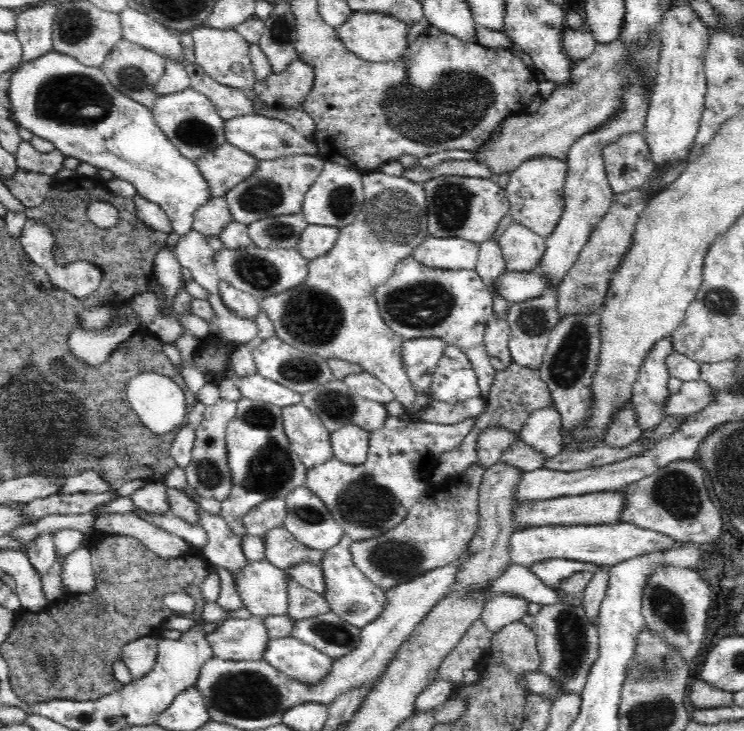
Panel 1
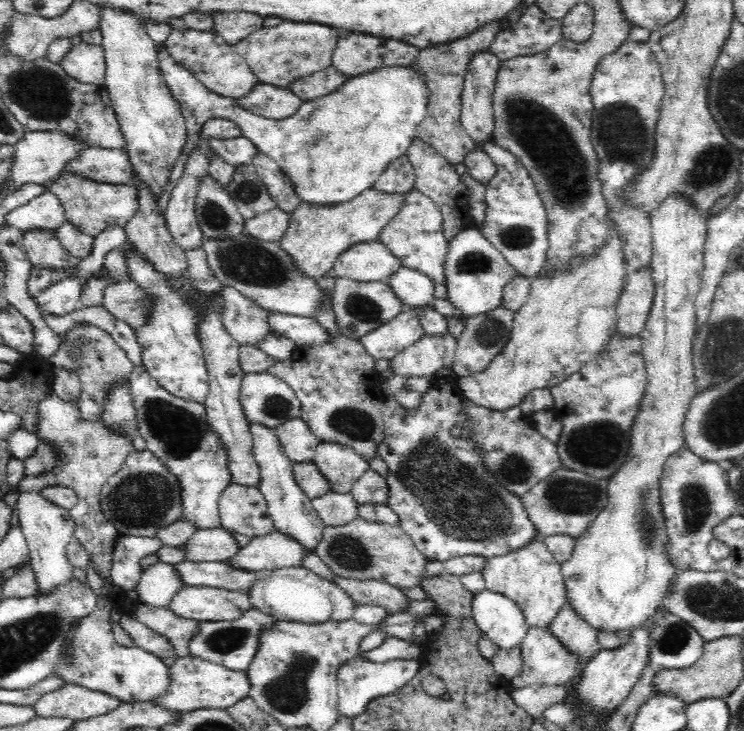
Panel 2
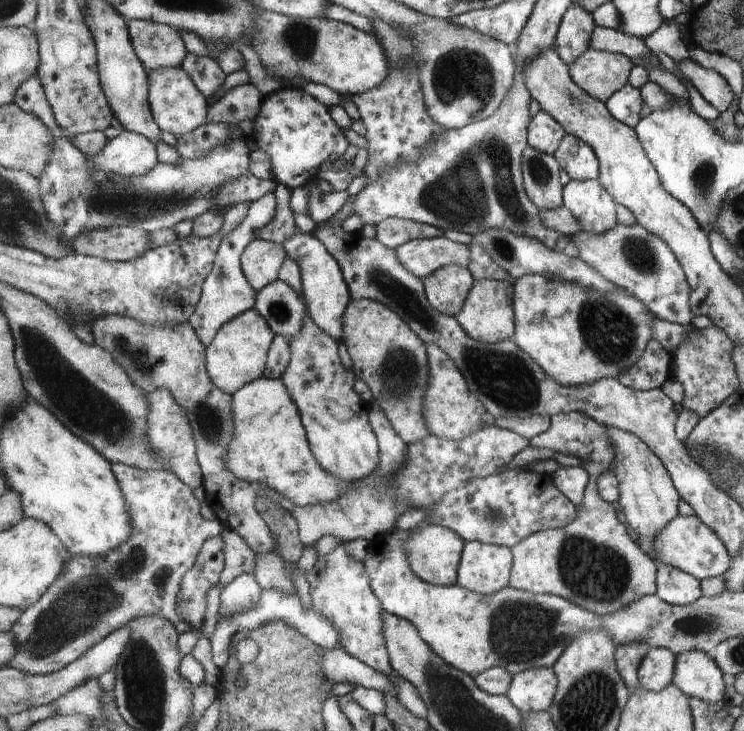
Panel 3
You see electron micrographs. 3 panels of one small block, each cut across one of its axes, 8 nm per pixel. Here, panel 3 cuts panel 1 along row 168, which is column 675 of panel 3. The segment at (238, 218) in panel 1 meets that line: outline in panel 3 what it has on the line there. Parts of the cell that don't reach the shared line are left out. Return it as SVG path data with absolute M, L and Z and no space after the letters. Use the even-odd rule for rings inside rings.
M639 223L622 225L601 234L585 231L571 235L580 250L581 260L588 262L614 285L638 298L651 315L680 325L691 324L688 305L689 287L676 255L657 235L649 233Z

